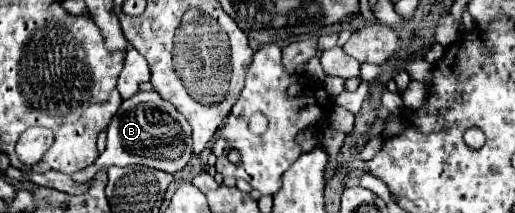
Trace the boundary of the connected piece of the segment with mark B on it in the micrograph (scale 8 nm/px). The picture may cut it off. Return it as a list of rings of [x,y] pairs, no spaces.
[[[137,92],[121,102],[117,114],[109,122],[105,152],[89,168],[79,170],[71,177],[79,183],[87,182],[94,178],[95,172],[111,166],[149,166],[173,174],[187,166],[191,154],[191,126],[183,114],[157,92]]]

